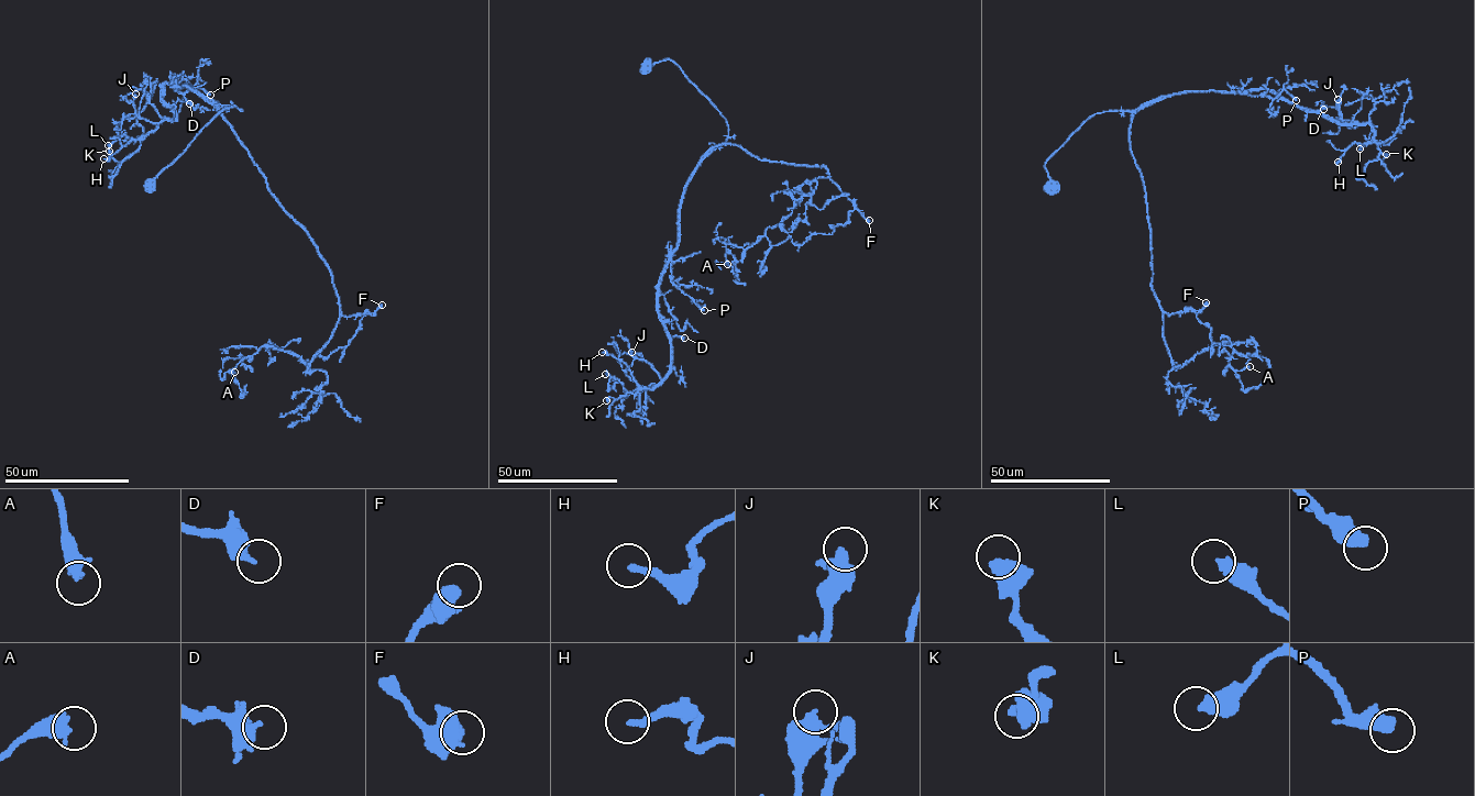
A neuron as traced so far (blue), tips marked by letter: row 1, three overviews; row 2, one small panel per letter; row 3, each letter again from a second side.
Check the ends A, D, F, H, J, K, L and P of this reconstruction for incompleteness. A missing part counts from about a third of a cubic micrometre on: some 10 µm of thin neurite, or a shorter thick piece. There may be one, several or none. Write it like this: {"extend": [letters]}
{"extend": ["P"]}

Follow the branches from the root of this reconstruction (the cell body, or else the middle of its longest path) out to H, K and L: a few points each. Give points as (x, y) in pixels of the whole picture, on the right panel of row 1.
H: (1052, 188), (1045, 162), (1091, 117), (1186, 91), (1268, 89), (1341, 123), (1368, 123), (1374, 139), (1338, 162)
K: (1052, 188), (1045, 162), (1091, 117), (1186, 91), (1268, 89), (1341, 123), (1368, 123), (1384, 165), (1386, 154)
L: (1052, 188), (1045, 162), (1091, 117), (1186, 91), (1268, 89), (1341, 123), (1368, 123), (1382, 142), (1360, 148)

